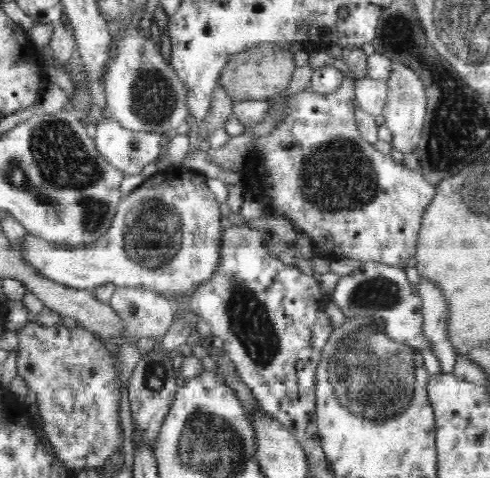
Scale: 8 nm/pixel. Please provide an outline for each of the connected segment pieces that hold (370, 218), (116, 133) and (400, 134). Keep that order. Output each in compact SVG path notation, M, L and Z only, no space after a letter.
M344 77L343 80L342 86L328 96L318 96L311 88L290 94L282 108L284 112L282 123L278 124L268 135L257 136L256 140L253 140L254 154L260 156L264 166L264 172L262 173L263 194L260 194L260 198L263 197L264 199L260 205L265 208L264 215L284 215L284 217L288 217L297 231L305 232L306 236L312 238L314 248L319 251L319 256L323 259L334 262L334 260L342 258L354 258L362 263L374 261L404 268L407 262L416 254L423 214L427 210L428 204L435 198L437 185L424 180L424 176L420 172L416 172L416 169L409 169L402 163L396 163L392 156L381 154L376 150L375 145L366 142L362 138L362 132L358 128L355 116L354 81L350 77Z
M109 114L109 117L101 119L96 125L95 144L101 156L114 167L121 169L126 175L136 175L143 171L143 168L158 160L163 143L163 133L153 133L147 130L133 131L124 128L123 124Z
M392 64L392 72L387 78L388 96L381 114L384 116L384 125L389 128L393 139L391 145L404 154L415 153L423 135L424 122L427 118L427 96L424 83L418 75L405 64Z

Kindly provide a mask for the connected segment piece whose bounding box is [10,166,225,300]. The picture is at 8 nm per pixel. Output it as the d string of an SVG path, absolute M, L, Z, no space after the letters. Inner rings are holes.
M183 166L158 170L136 189L121 197L117 211L109 225L108 232L100 240L87 245L53 245L47 240L28 234L20 242L10 242L22 259L34 269L54 282L77 289L92 290L102 284L115 284L116 287L142 287L158 295L173 300L179 295L189 296L196 284L212 276L220 262L222 246L222 217L220 203L208 188L206 176Z

